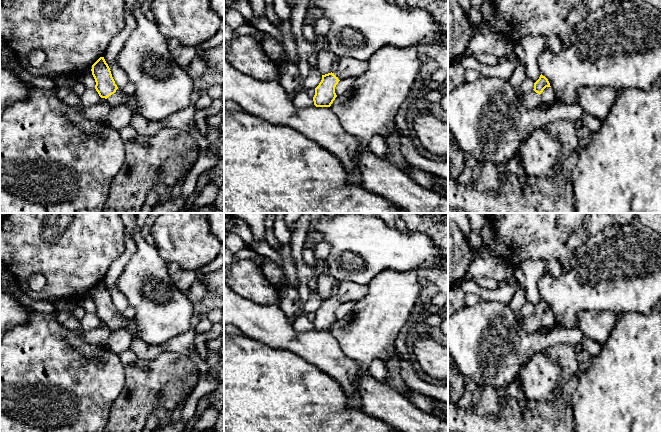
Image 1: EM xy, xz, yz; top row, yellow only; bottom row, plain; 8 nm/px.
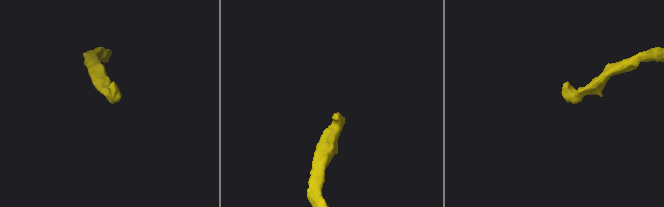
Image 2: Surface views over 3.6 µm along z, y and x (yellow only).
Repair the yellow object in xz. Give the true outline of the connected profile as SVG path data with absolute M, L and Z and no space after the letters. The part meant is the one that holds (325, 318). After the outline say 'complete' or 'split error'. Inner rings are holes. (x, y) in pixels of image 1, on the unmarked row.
M351 280L341 281L338 284L338 294L334 297L322 299L322 304L315 312L313 321L316 331L330 331L335 322L335 311L340 304L361 300L368 291L367 285L360 285Z; split error

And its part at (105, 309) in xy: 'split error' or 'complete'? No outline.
split error

